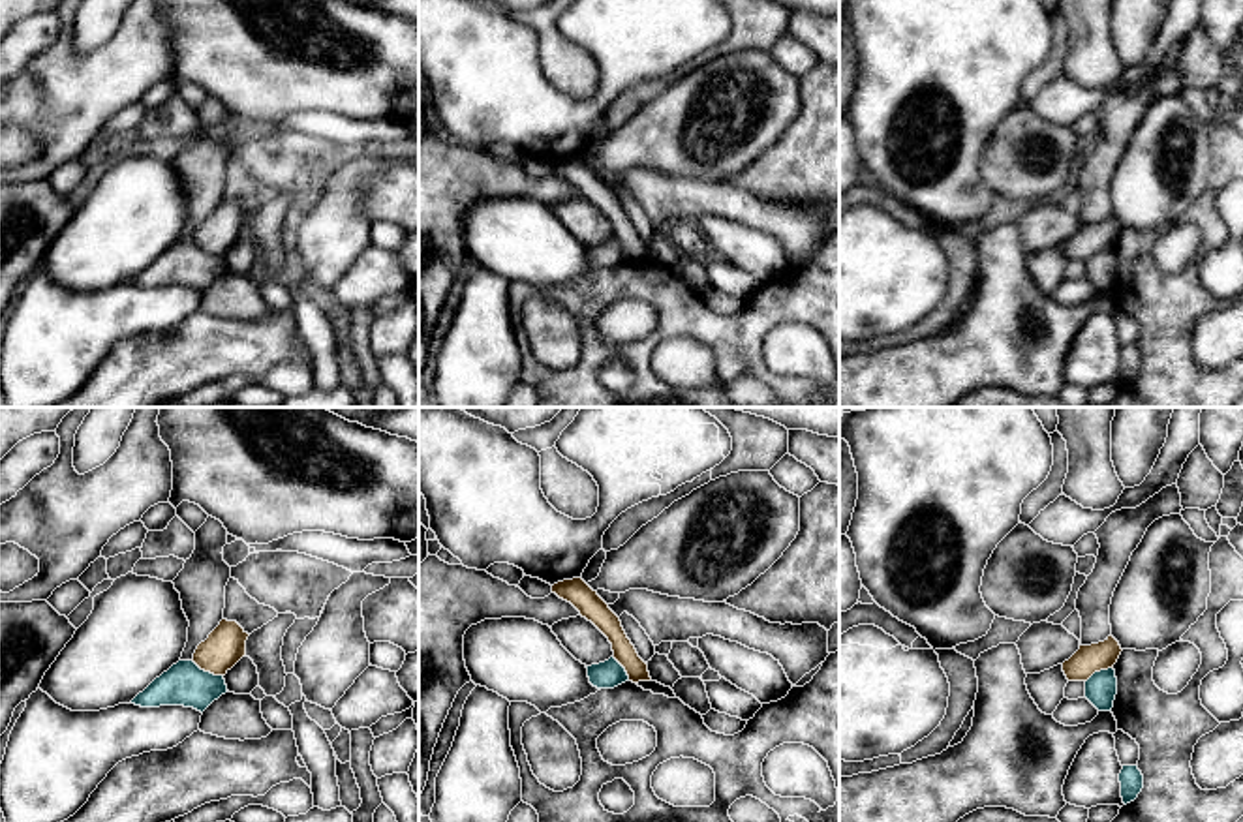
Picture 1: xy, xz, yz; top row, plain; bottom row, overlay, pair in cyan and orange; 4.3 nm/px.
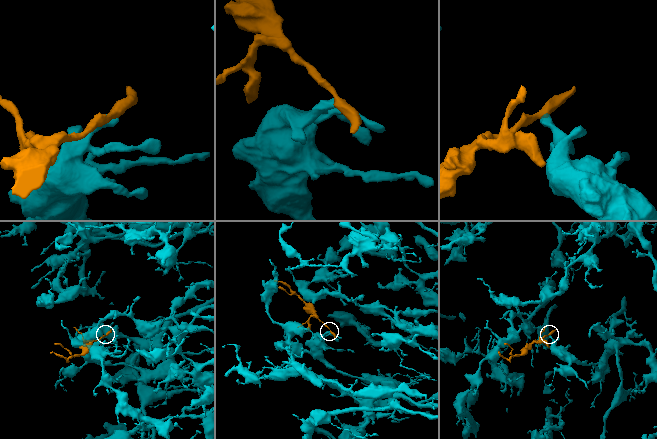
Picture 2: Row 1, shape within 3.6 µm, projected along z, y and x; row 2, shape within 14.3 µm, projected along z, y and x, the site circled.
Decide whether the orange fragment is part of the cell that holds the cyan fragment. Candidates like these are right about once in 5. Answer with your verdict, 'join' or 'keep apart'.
keep apart

